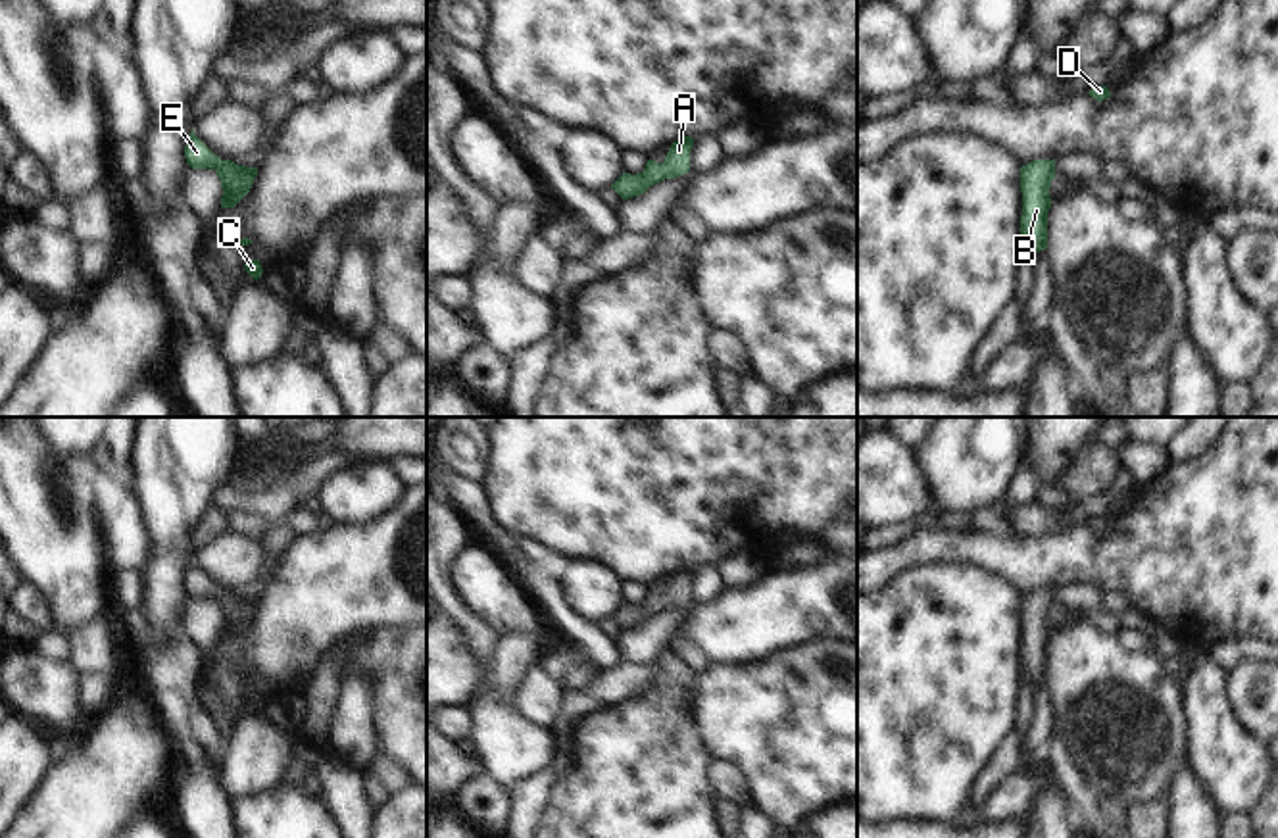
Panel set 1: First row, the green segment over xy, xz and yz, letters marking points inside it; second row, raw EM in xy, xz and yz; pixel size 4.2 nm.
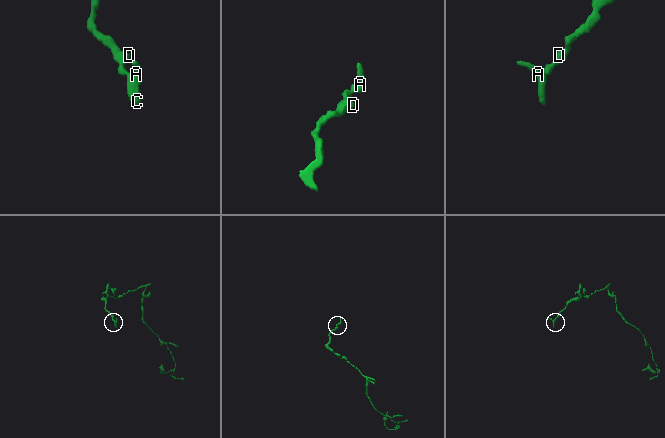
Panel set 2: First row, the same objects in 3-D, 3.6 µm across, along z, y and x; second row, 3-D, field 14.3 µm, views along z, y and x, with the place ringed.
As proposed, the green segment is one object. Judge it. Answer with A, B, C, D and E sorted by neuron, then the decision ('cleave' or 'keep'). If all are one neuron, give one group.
A B C D E | keep

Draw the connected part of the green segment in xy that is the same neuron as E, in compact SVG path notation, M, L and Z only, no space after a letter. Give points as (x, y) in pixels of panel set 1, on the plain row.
M194 559L184 577L186 594L194 600L213 600L223 617L221 638L234 638L252 619L258 598L238 596L215 586L196 565Z

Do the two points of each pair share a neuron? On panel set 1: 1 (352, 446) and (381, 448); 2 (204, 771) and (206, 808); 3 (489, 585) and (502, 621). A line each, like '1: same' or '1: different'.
1: same
2: same
3: same

